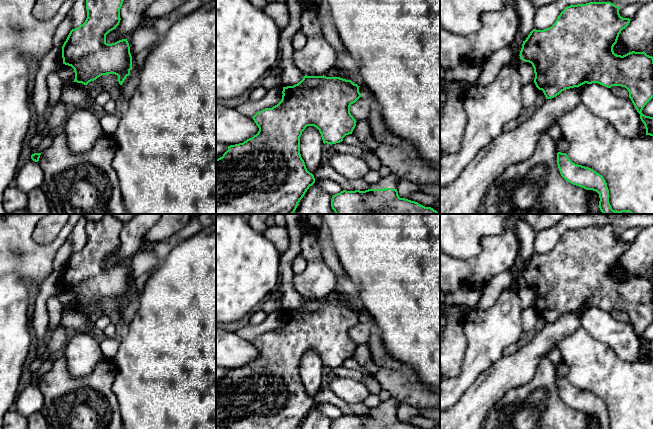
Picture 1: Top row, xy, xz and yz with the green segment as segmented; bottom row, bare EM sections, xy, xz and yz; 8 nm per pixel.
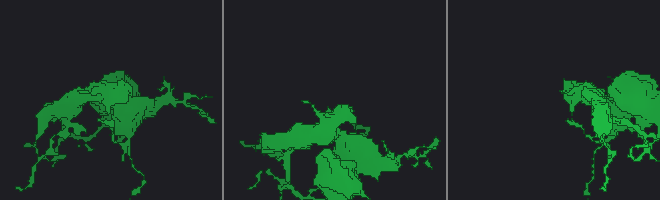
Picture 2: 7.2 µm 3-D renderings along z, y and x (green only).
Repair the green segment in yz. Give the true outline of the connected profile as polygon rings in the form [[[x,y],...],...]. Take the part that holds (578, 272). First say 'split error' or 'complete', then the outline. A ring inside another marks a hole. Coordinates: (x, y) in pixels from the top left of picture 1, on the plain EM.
complete; [[[589,226],[567,230],[555,247],[544,254],[533,253],[520,275],[520,283],[534,292],[534,307],[546,323],[562,315],[585,307],[598,307],[607,312],[625,311],[635,333],[645,349],[646,359],[653,360],[653,341],[642,337],[653,322],[653,281],[643,276],[629,276],[623,280],[613,275],[619,258],[629,247],[629,242],[619,238],[620,231],[611,226]]]

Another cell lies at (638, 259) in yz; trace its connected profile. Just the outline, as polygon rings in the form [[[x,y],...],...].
[[[653,225],[642,228],[629,249],[619,258],[613,275],[617,279],[643,276],[653,265]]]

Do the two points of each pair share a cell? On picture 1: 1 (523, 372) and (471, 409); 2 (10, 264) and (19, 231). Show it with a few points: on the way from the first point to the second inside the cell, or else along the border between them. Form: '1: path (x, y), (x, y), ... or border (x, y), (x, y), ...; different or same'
1: path (510, 372), (484, 396); same
2: path (20, 259), (25, 252), (19, 246), (19, 241); same

